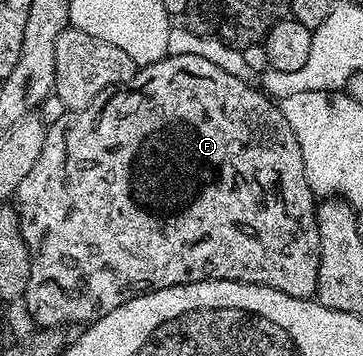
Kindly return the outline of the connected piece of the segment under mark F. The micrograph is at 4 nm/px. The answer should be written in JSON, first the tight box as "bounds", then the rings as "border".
{"bounds":[16,54,320,328],"border":[[[167,54],[160,61],[137,68],[127,83],[113,88],[105,98],[93,99],[79,111],[66,111],[60,121],[47,126],[44,149],[40,149],[40,157],[36,157],[32,173],[20,181],[16,192],[18,230],[30,252],[30,276],[24,298],[39,328],[66,327],[70,323],[89,325],[112,313],[112,309],[124,305],[135,295],[145,295],[147,291],[159,287],[175,287],[205,279],[255,283],[297,299],[314,299],[317,296],[320,233],[316,192],[310,188],[306,176],[300,141],[296,141],[296,133],[292,133],[292,125],[288,125],[281,106],[257,86],[249,87],[246,83],[245,78],[226,73],[202,57]]]}

